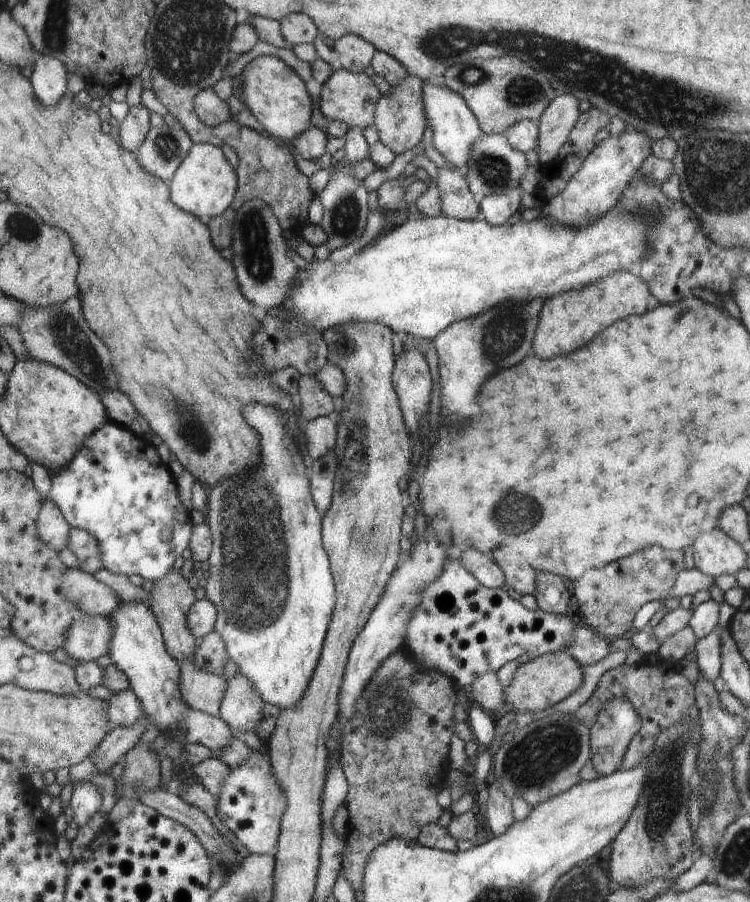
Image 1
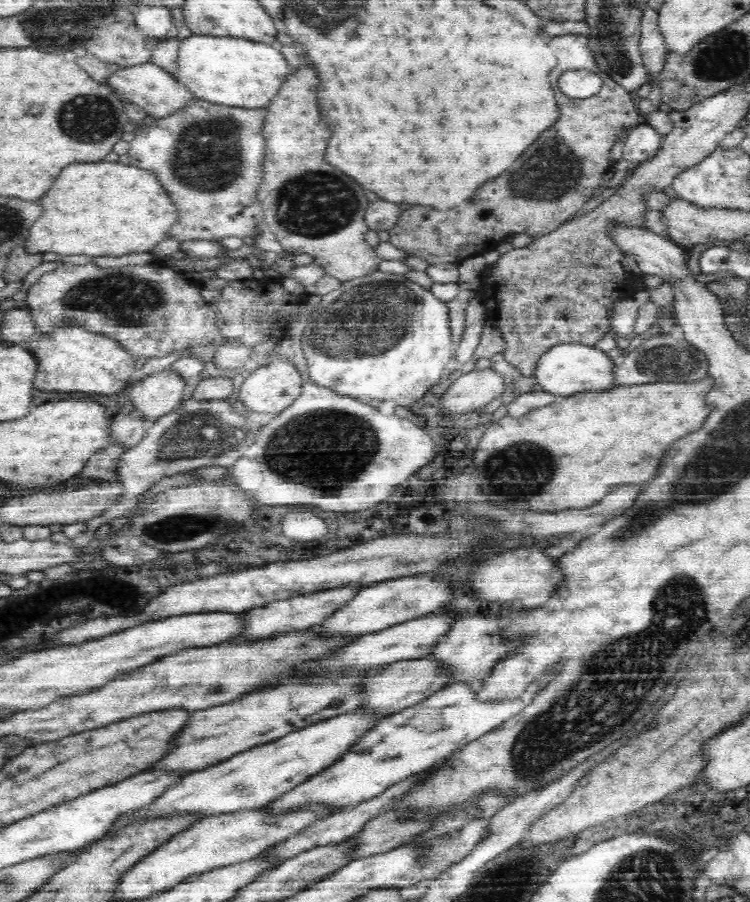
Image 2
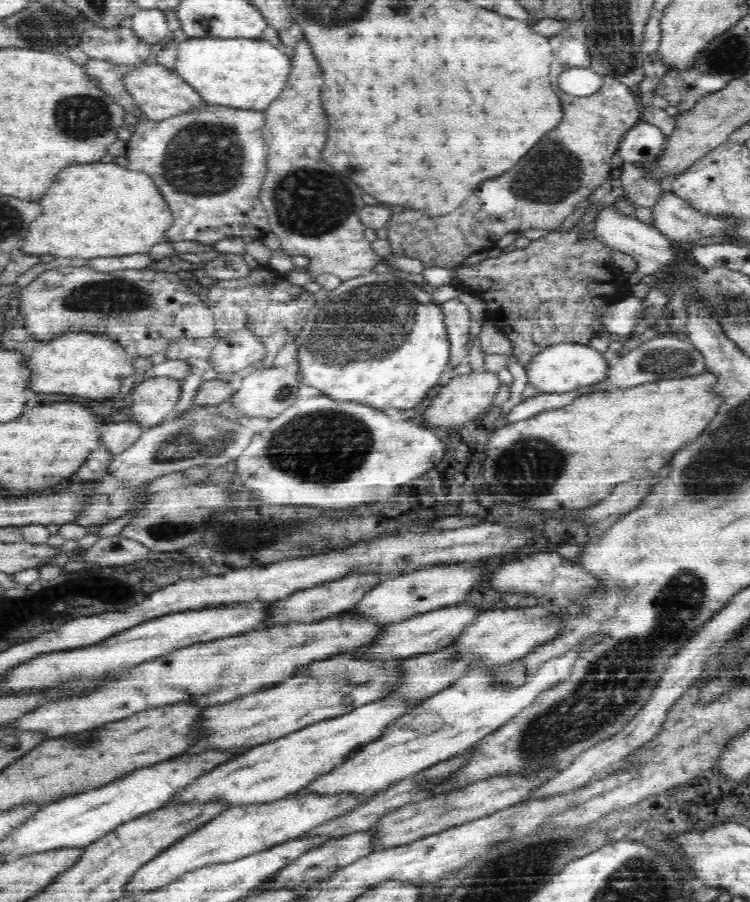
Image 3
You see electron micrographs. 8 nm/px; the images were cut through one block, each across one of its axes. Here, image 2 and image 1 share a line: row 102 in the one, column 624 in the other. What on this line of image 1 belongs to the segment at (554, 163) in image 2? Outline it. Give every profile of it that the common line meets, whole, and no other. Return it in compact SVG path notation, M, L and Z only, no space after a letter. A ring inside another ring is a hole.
M652 545L650 550L641 550L619 558L601 569L588 569L574 581L575 600L579 605L582 623L594 629L609 641L618 639L632 628L632 620L646 602L666 600L676 576L684 570L682 552L672 552L666 547Z

